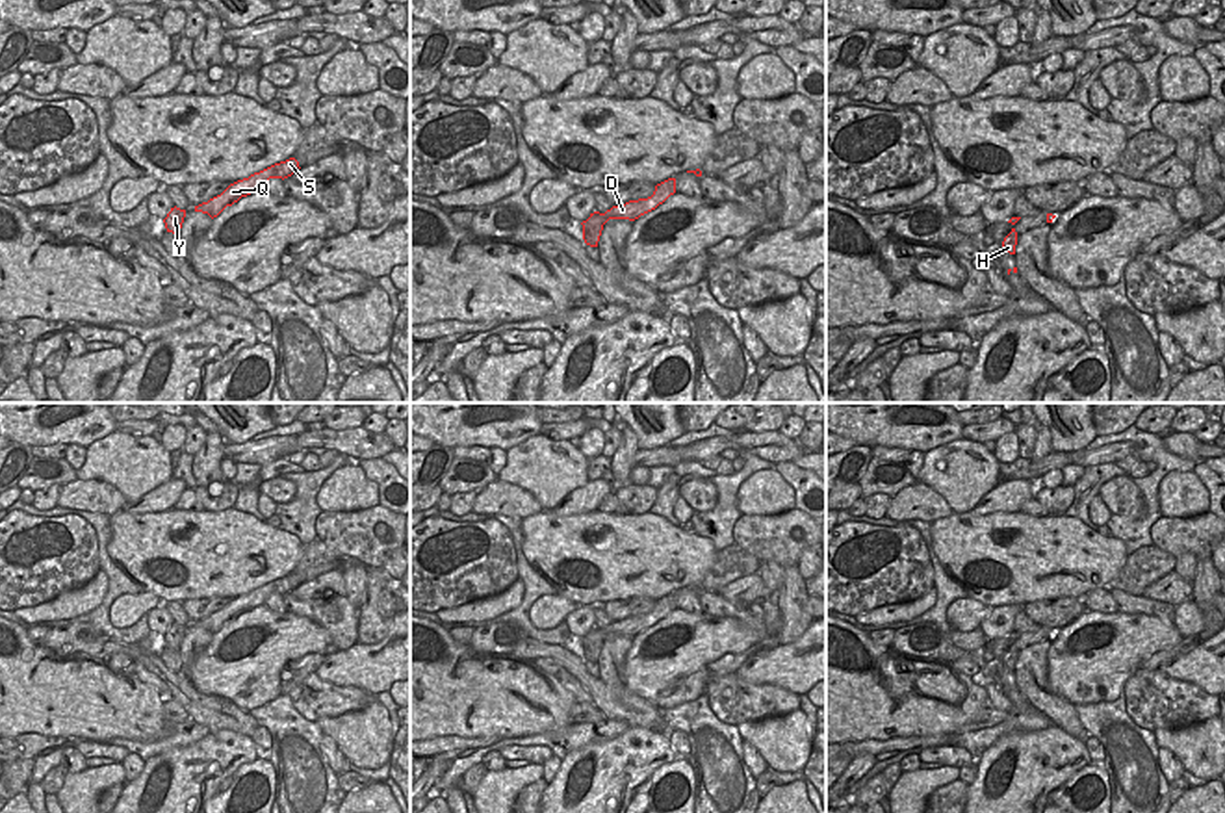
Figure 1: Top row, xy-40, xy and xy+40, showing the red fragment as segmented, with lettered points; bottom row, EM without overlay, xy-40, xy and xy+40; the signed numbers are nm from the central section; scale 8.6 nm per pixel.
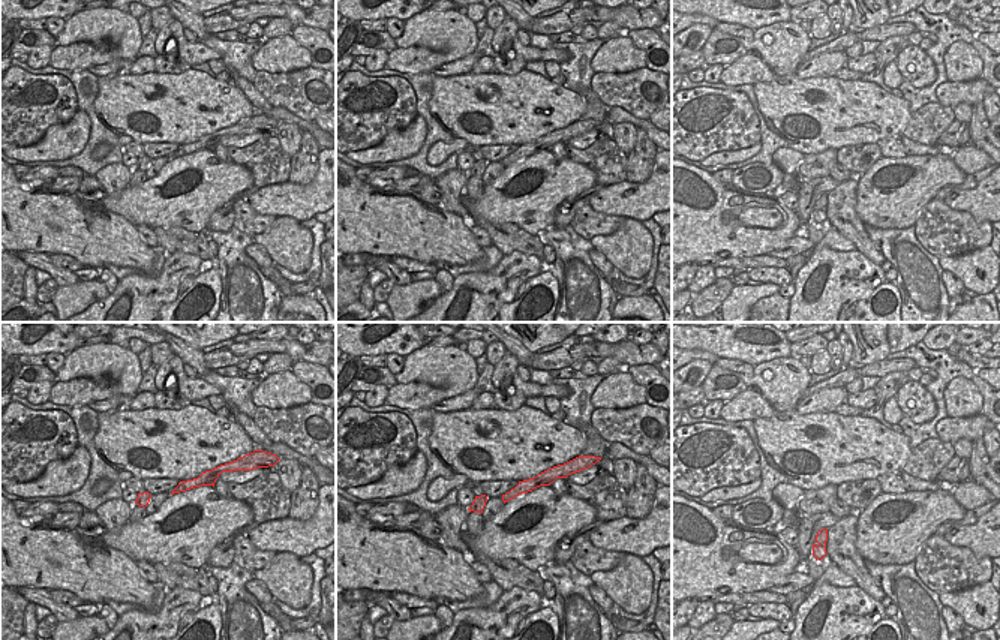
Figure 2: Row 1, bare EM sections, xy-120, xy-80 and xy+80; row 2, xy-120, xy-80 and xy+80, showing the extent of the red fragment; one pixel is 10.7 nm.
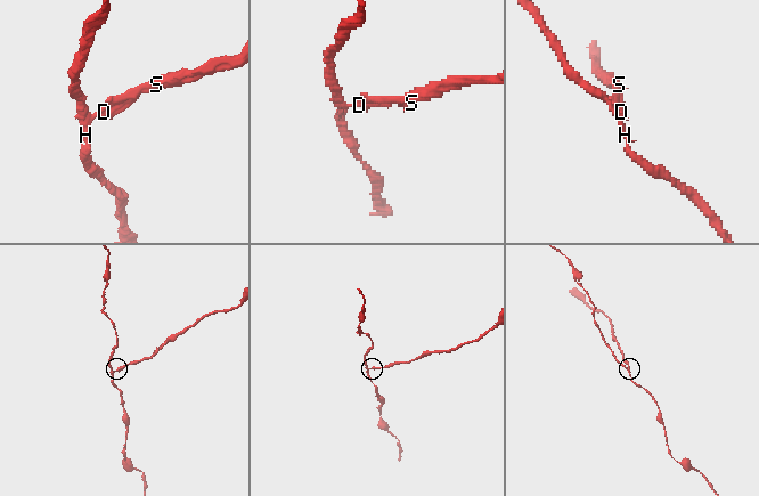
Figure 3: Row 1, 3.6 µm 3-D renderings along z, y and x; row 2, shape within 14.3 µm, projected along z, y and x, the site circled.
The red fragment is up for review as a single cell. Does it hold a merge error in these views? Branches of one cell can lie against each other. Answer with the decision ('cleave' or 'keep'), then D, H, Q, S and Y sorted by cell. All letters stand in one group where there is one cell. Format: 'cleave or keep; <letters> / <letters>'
cleave; D Q S / H Y

